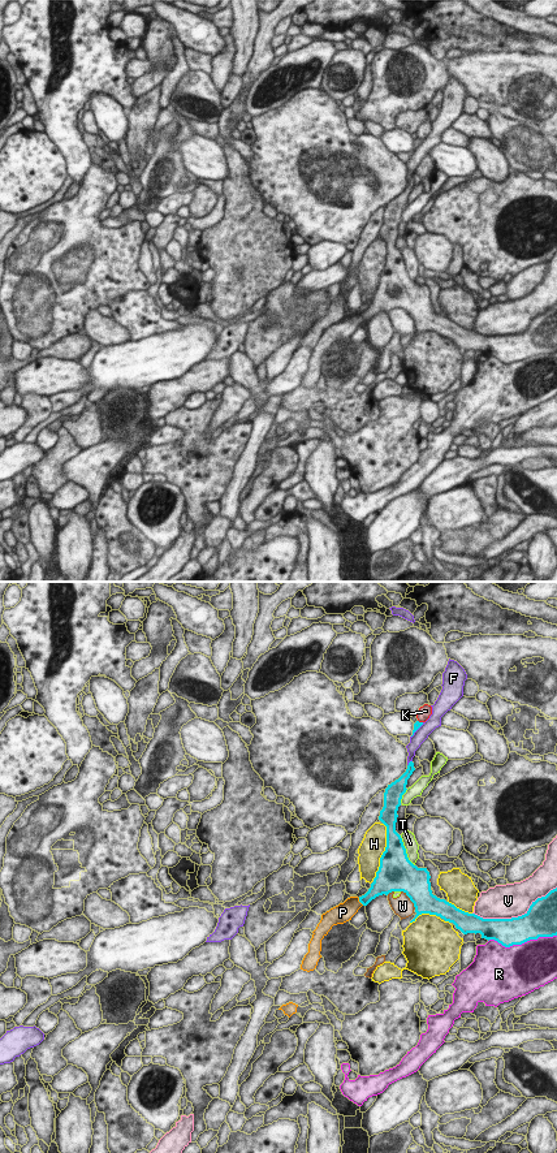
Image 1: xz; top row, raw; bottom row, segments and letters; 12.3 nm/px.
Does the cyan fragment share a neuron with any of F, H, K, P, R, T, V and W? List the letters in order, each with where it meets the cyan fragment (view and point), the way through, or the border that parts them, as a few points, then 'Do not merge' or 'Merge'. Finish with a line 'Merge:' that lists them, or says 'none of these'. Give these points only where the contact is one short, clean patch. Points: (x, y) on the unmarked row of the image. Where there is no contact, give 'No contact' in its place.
F: Touches cyan at xz (409, 180). Do not merge
H: Touches cyan at xz (384, 268). Do not merge
K: Touches cyan at xz (421, 139). Boundary: xz (418, 137), (422, 139). Do not merge
P: Touches cyan at xz (361, 319). Path across: xz (376, 306), (361, 319), (353, 320), (344, 329). Merge
R: Touches cyan at xz (522, 359). Do not merge
T: Touches cyan at xz (405, 268). Do not merge
V: Touches cyan at xz (514, 335). Do not merge
W: Touches cyan at xz (410, 316). Do not merge
Merge: P

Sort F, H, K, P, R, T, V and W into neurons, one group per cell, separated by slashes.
F / H / K / P / R / T W / V

